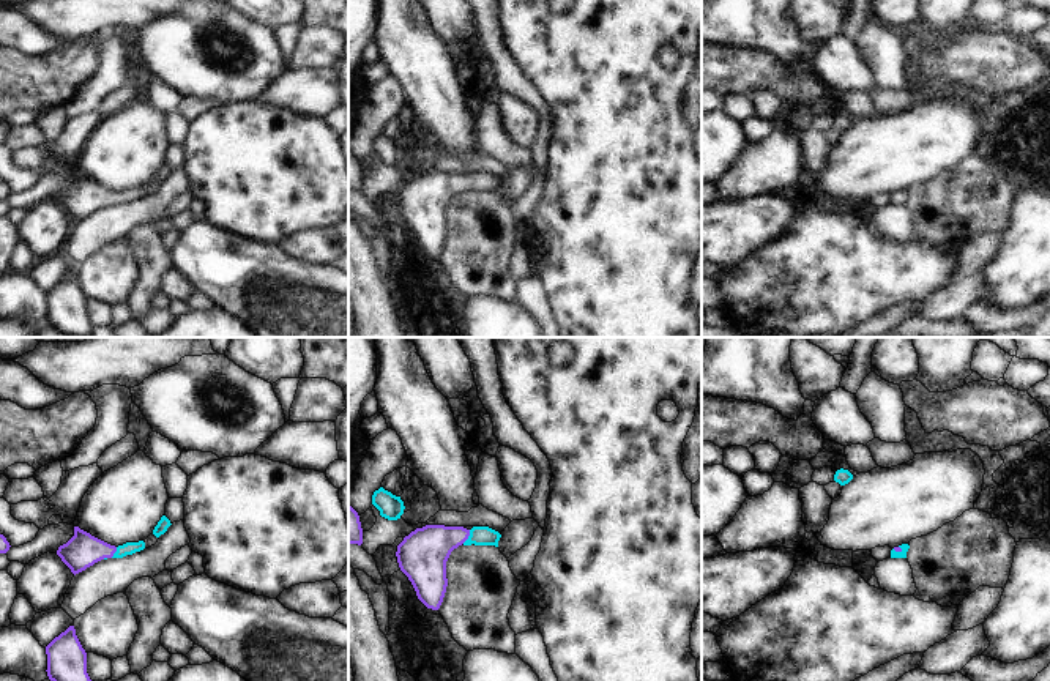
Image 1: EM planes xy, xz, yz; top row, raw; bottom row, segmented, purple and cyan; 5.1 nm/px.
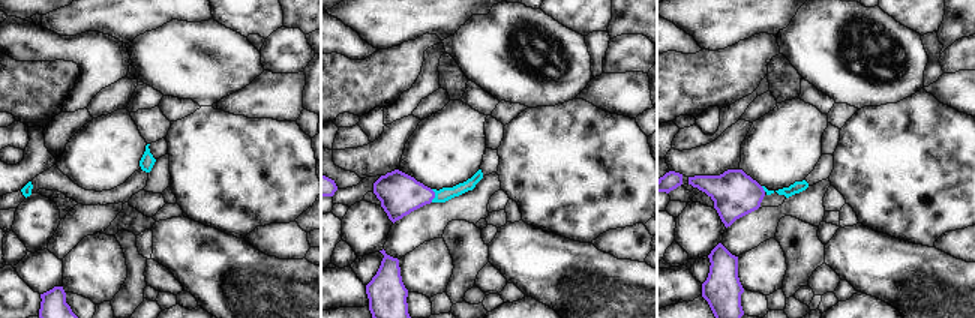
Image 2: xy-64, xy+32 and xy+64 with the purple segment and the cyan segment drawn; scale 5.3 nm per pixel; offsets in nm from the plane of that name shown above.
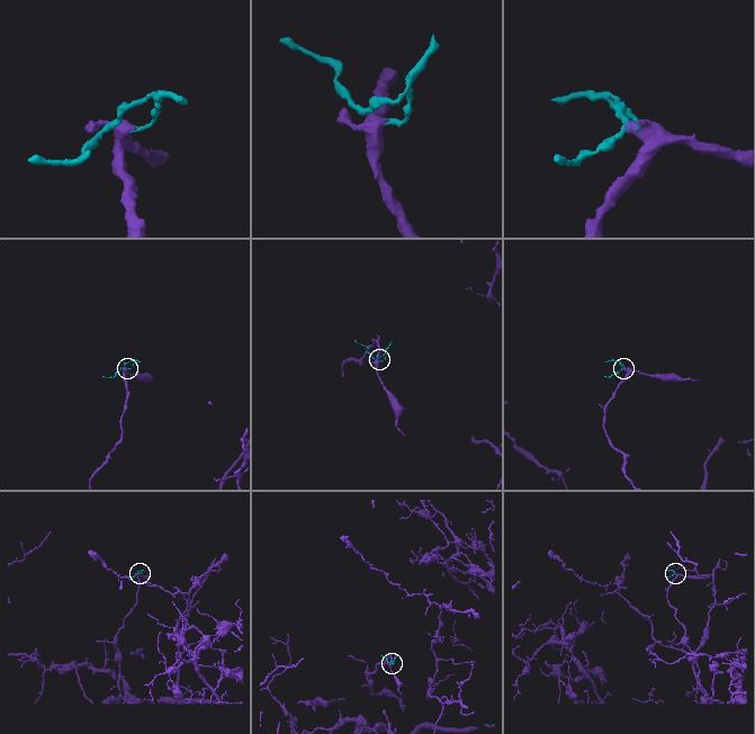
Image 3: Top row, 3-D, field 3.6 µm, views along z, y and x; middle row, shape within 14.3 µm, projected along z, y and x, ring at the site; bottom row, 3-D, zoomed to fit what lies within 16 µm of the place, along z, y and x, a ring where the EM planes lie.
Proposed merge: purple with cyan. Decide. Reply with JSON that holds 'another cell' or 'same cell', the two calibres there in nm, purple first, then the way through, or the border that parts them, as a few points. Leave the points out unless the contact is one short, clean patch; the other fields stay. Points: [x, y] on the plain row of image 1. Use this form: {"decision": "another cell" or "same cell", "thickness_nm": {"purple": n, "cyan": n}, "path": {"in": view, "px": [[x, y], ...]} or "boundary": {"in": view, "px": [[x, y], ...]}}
{"decision": "same cell", "thickness_nm": {"purple": 240, "cyan": 100}, "path": {"in": "xz", "px": [[424, 199], [437, 188], [469, 182], [478, 182]]}}

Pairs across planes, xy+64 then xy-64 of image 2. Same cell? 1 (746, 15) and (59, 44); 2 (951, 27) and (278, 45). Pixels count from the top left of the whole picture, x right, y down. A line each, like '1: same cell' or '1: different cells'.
1: different cells
2: different cells

